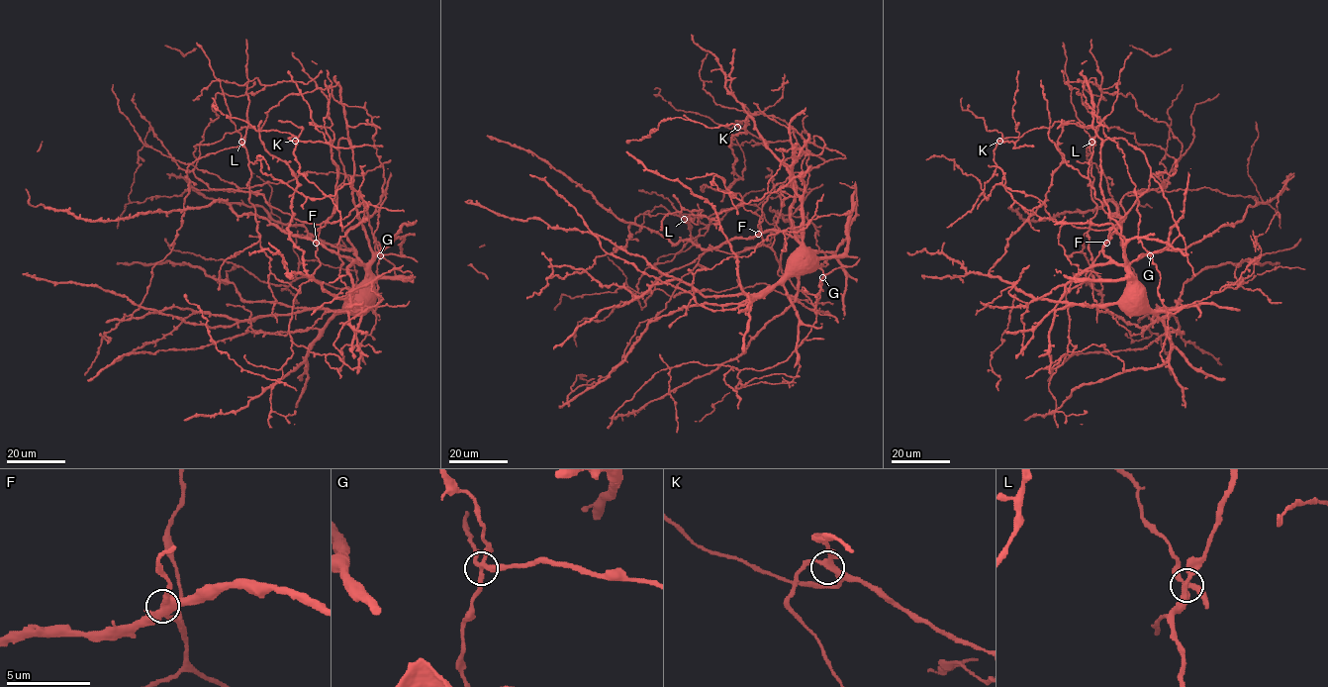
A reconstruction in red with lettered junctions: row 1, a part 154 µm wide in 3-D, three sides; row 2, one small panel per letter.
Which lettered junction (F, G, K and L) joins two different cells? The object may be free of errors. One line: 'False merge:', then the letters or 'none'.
False merge: L

